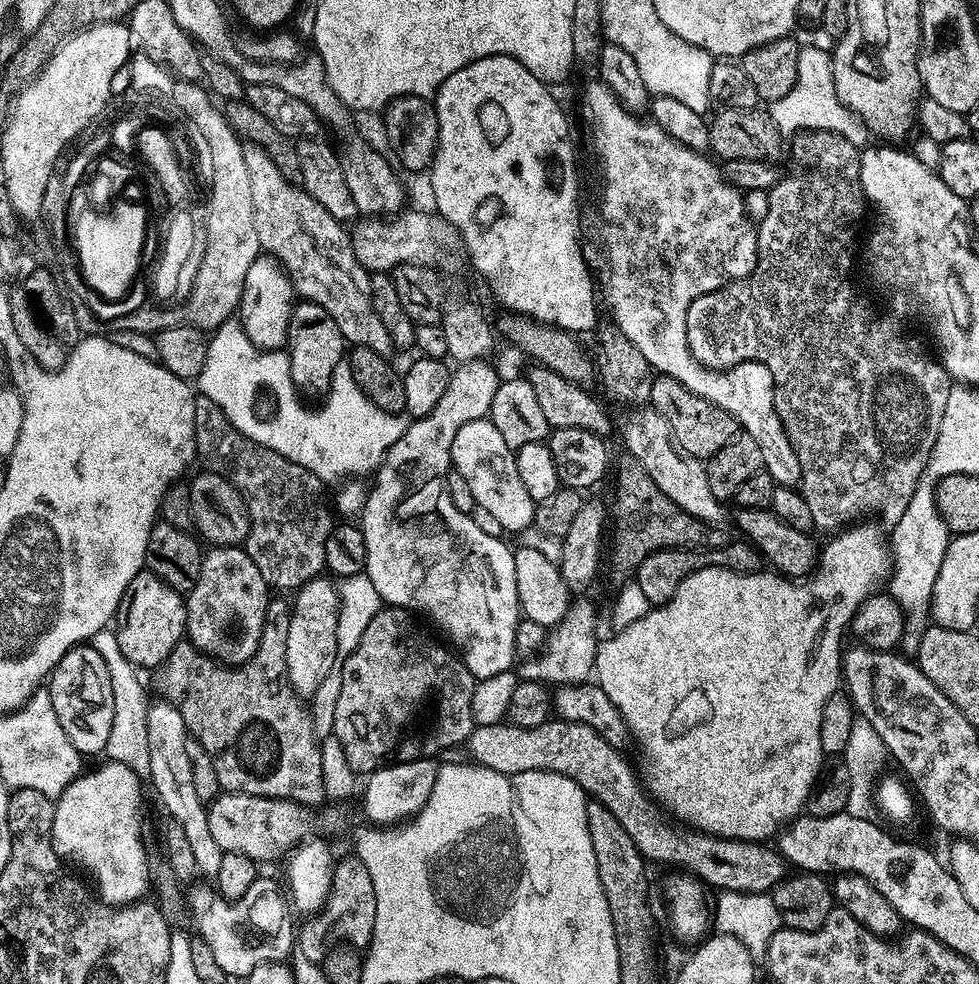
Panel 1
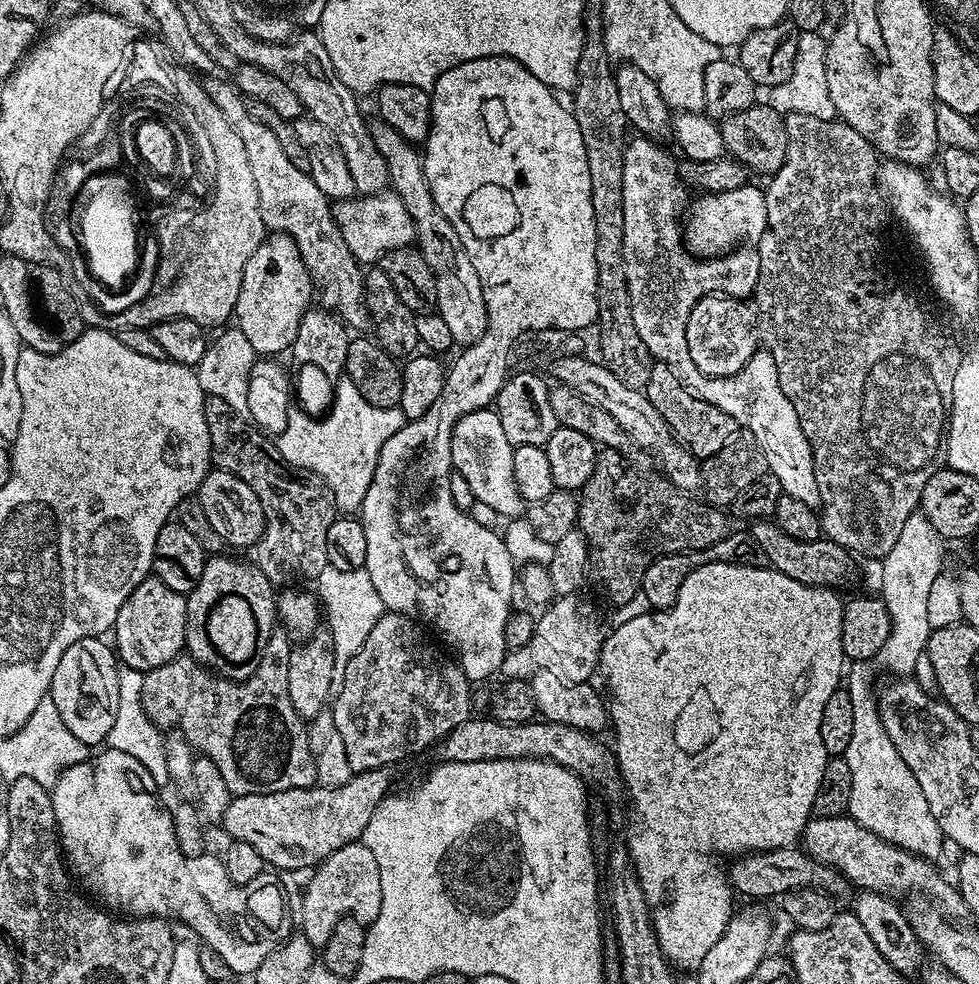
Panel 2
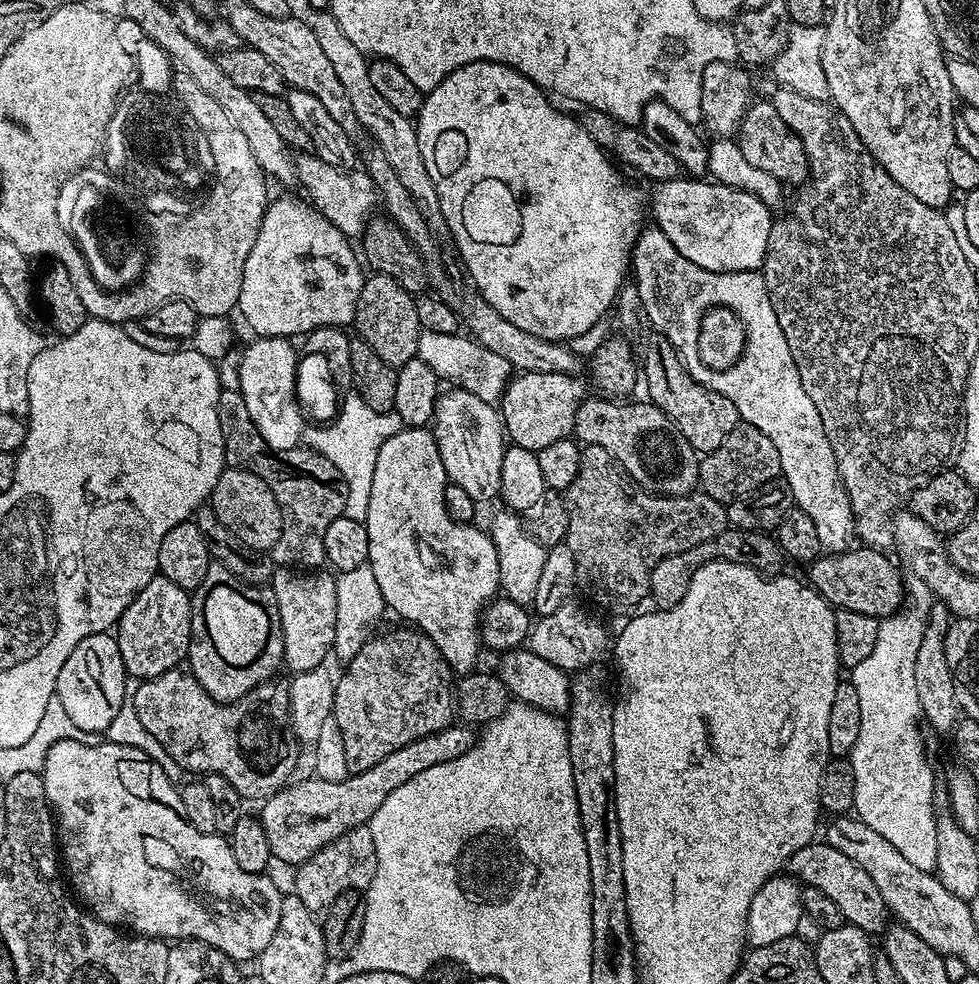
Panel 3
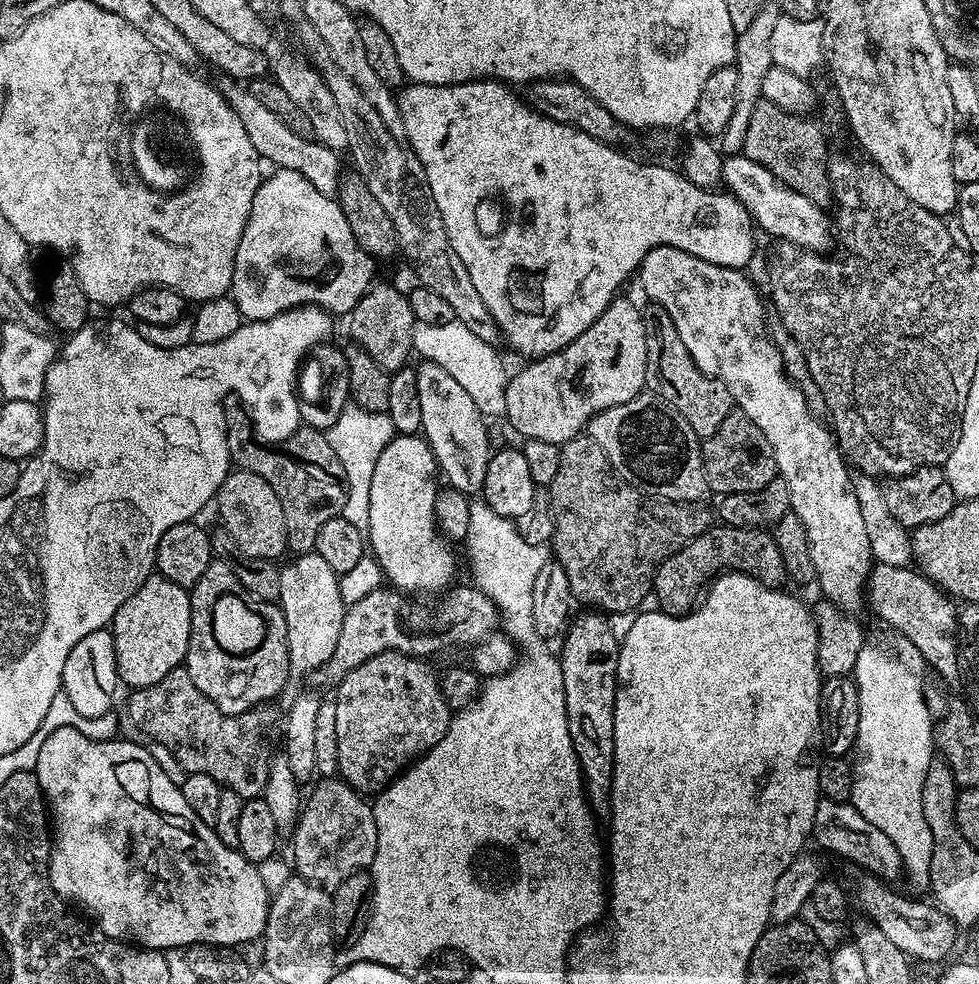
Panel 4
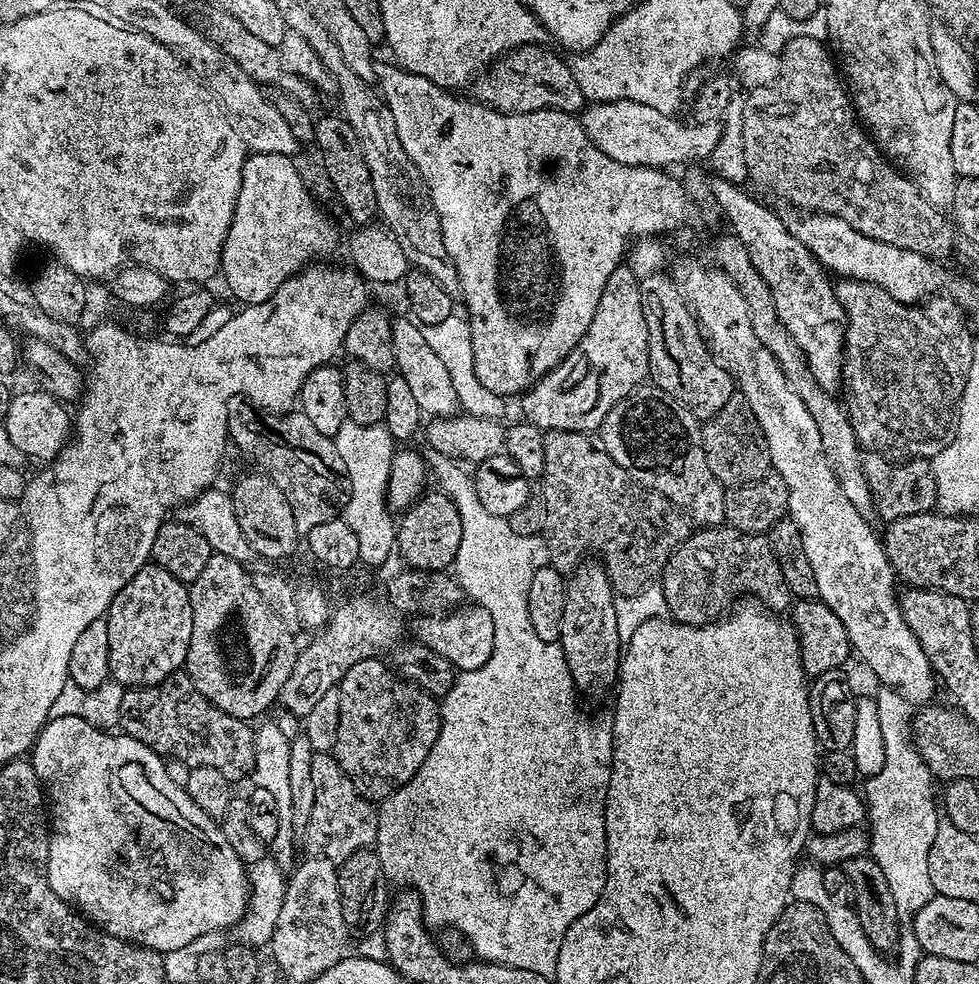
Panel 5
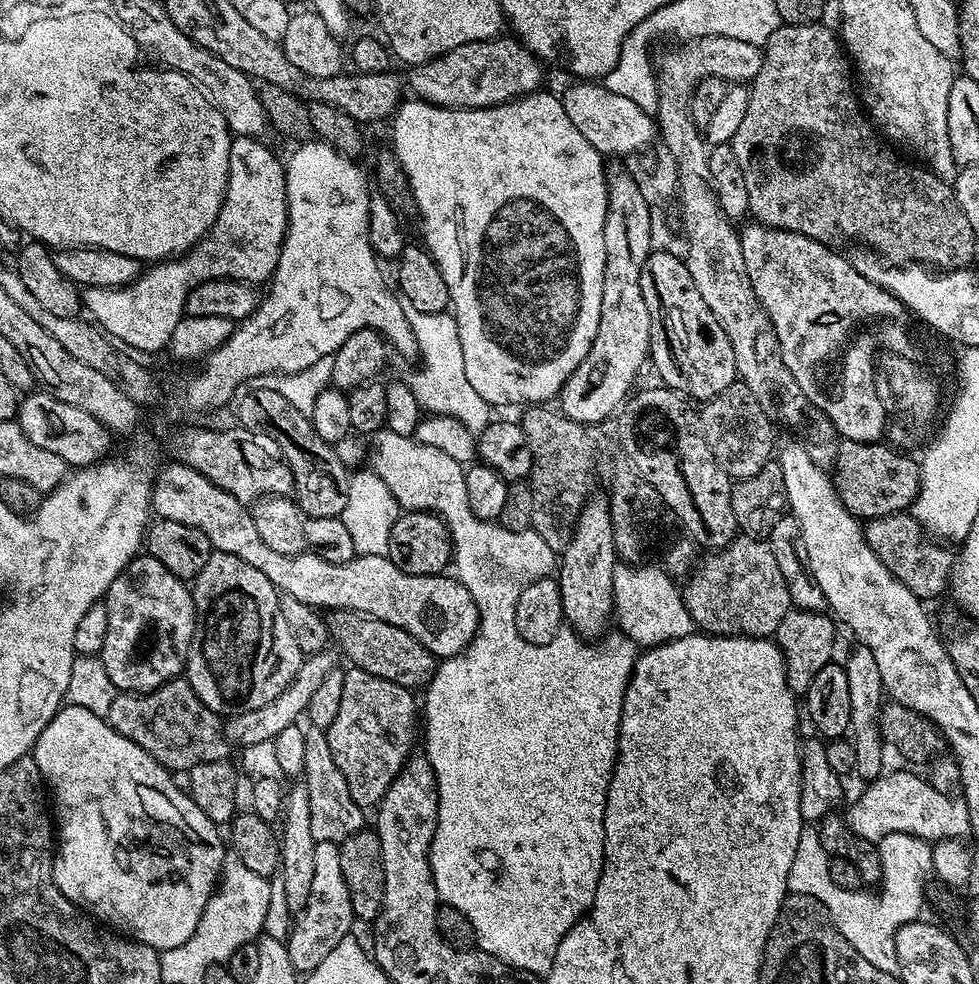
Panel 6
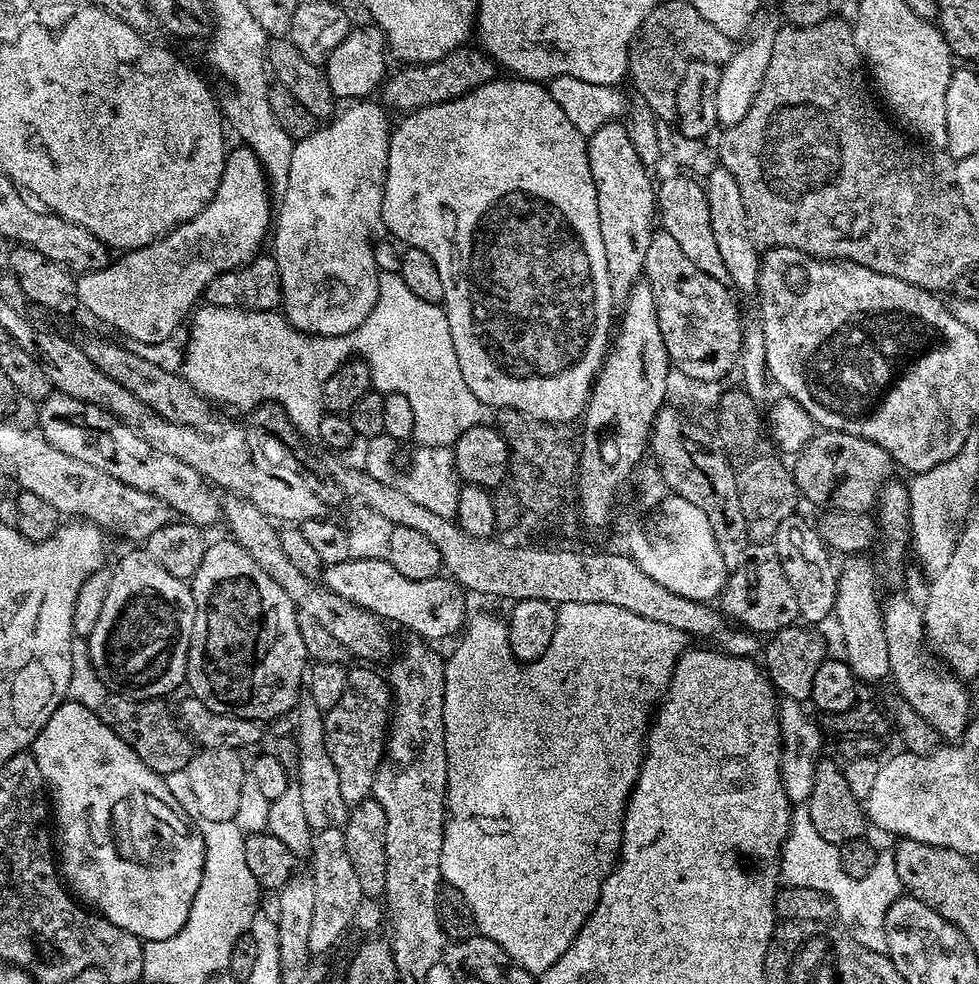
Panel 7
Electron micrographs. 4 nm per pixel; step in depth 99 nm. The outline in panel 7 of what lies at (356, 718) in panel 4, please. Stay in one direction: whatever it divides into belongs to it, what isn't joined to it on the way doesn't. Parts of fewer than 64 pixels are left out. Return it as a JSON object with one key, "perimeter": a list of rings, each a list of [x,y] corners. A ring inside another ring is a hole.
{"perimeter":[[[372,666],[347,669],[345,689],[332,709],[323,713],[324,741],[330,762],[338,770],[338,778],[345,789],[352,788],[357,801],[367,800],[372,794],[374,774],[384,757],[388,725],[392,714],[392,689],[387,679]]]}

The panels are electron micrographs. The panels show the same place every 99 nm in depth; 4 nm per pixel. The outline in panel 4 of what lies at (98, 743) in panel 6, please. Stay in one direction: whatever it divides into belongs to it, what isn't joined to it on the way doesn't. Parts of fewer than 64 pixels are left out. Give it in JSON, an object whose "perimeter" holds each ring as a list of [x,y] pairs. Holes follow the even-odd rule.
{"perimeter":[[[73,728],[54,730],[54,734],[50,734],[46,742],[42,742],[42,750],[38,750],[38,762],[34,771],[40,789],[44,791],[46,807],[50,813],[52,856],[48,859],[48,873],[52,889],[59,894],[61,900],[73,905],[76,903],[77,909],[85,908],[93,916],[91,919],[95,927],[105,936],[109,936],[111,940],[129,940],[145,948],[157,950],[184,950],[192,944],[244,946],[240,944],[248,944],[251,940],[259,941],[263,937],[268,921],[270,893],[266,890],[266,882],[262,882],[259,867],[249,862],[237,849],[225,846],[210,825],[202,822],[202,818],[198,818],[198,814],[190,810],[186,798],[182,798],[180,786],[166,778],[165,771],[148,753],[143,743],[133,743],[125,738],[91,740]]]}

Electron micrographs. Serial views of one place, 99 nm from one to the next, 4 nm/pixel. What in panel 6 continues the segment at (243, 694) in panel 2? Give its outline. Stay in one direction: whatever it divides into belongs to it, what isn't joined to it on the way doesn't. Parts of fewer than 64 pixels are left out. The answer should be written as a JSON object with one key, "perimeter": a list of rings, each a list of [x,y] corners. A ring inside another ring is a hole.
{"perimeter":[[[184,678],[170,680],[152,692],[117,691],[114,702],[110,702],[110,723],[122,738],[142,746],[150,758],[171,771],[186,771],[202,762],[228,760],[230,756],[221,717],[203,704]]]}

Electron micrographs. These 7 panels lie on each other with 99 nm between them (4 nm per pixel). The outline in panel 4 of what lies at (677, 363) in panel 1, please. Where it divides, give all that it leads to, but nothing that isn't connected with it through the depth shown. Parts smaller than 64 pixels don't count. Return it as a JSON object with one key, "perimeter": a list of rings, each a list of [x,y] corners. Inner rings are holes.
{"perimeter":[[[663,246],[658,248],[651,248],[646,254],[646,258],[640,263],[638,269],[638,277],[640,276],[640,284],[644,287],[646,295],[652,299],[651,303],[655,307],[666,310],[666,314],[670,314],[670,322],[674,322],[674,330],[678,330],[678,338],[682,338],[682,342],[686,346],[686,350],[690,354],[690,358],[694,358],[697,366],[703,370],[707,376],[718,378],[730,390],[735,407],[739,411],[744,412],[749,416],[750,421],[766,434],[766,438],[770,440],[773,447],[774,458],[777,460],[777,470],[779,479],[785,480],[788,483],[790,490],[790,502],[792,503],[791,511],[798,514],[798,518],[802,518],[802,526],[806,526],[806,538],[810,538],[810,558],[814,558],[814,570],[816,571],[816,580],[825,597],[831,600],[832,603],[837,604],[838,607],[843,608],[845,612],[853,614],[859,613],[859,608],[862,609],[866,604],[866,585],[868,583],[868,575],[872,572],[872,551],[870,550],[870,538],[866,538],[866,526],[862,523],[862,510],[858,510],[858,498],[854,498],[852,493],[853,477],[848,476],[850,473],[849,465],[846,463],[846,457],[840,451],[833,433],[827,427],[824,428],[819,424],[817,413],[813,412],[808,407],[808,403],[804,401],[804,396],[801,394],[799,388],[789,379],[789,376],[784,368],[784,360],[780,357],[780,349],[776,347],[776,342],[773,333],[768,332],[768,320],[764,317],[764,304],[760,301],[760,296],[756,293],[756,288],[750,281],[744,277],[745,273],[738,268],[727,268],[726,266],[718,266],[711,264],[705,260],[694,258],[690,254],[686,254],[677,248],[665,248]]]}

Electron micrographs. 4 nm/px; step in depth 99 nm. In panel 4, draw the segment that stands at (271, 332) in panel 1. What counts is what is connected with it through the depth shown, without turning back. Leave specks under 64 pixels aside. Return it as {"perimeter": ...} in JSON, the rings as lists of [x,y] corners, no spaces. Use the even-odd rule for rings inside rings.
{"perimeter":[[[282,168],[273,173],[273,176],[265,175],[261,179],[254,194],[250,218],[246,222],[246,230],[242,230],[242,242],[238,242],[238,254],[234,258],[230,295],[241,317],[245,321],[269,320],[286,310],[302,308],[306,304],[323,308],[329,314],[351,314],[354,306],[358,306],[360,298],[366,295],[377,279],[377,261],[361,248],[352,250],[349,256],[344,253],[344,244],[353,243],[352,233],[342,227],[339,219],[336,221],[318,216],[318,206],[322,202],[318,186],[306,182],[306,178],[294,170]]]}

